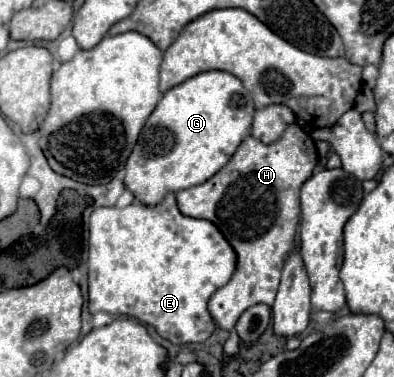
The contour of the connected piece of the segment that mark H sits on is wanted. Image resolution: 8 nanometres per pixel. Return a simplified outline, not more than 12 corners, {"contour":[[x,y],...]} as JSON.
{"contour":[[297,124],[247,136],[207,182],[177,192],[185,216],[237,252],[209,300],[239,352],[237,318],[273,306],[317,166]]}

